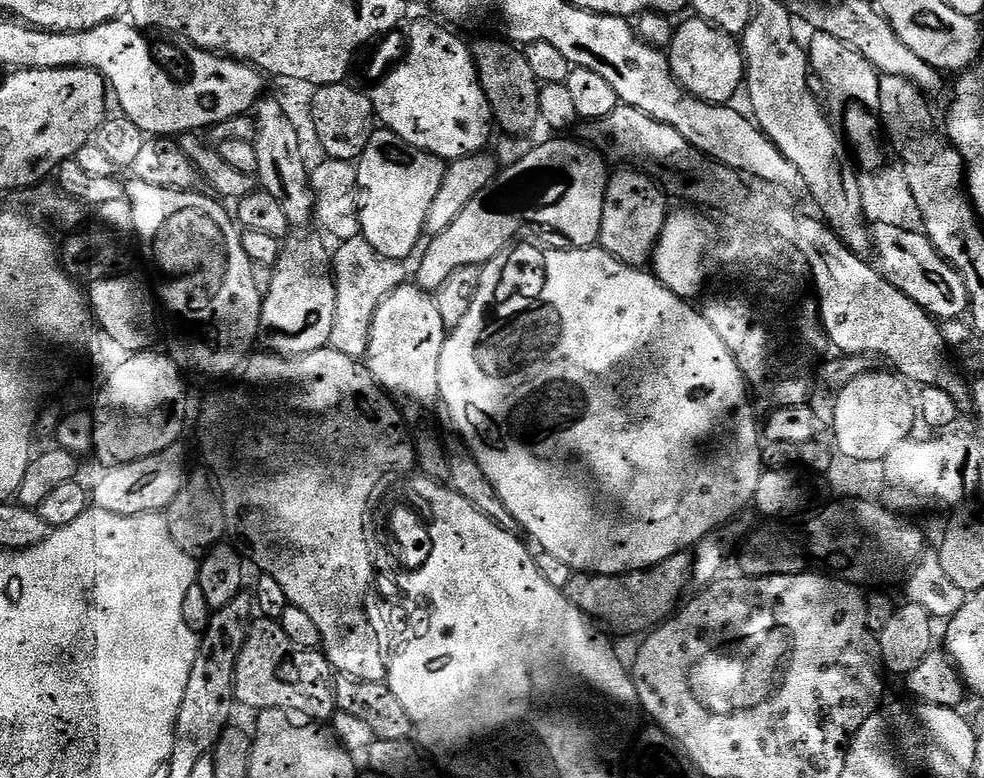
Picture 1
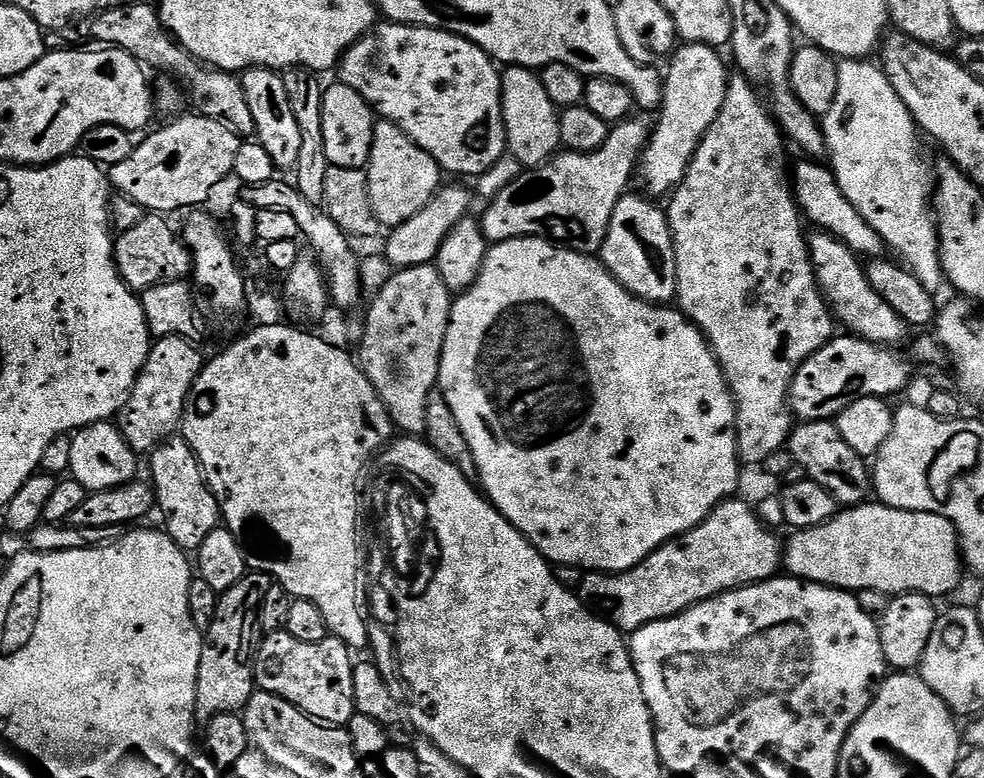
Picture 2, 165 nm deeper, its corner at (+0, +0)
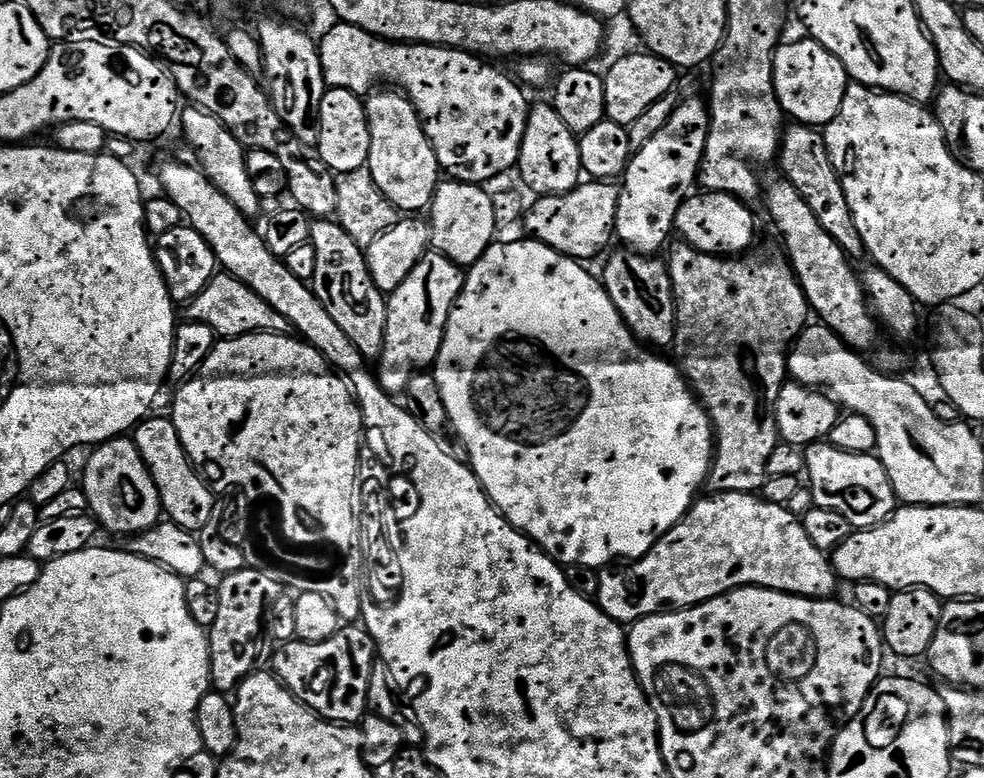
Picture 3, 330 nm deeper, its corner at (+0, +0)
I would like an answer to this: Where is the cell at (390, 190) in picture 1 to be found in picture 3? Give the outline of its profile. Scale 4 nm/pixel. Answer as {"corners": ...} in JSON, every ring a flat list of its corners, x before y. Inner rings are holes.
{"corners":[[376,90,371,93,367,97,366,107,368,109,368,125,370,126,370,154,368,155,368,163,367,168,370,170,370,174,374,178,374,182,378,186,378,190,382,190,382,194,386,194,386,198,393,204,395,208,399,208,401,213,404,214,420,214,420,212,429,207,431,205,432,199,434,198,434,194,436,193,436,187,442,183,442,169,440,163,438,162,438,158,434,154,434,150,432,149,432,144,426,138,426,134,424,133,424,127,422,126,422,122,420,121,420,116,416,113,416,107,413,106,409,101,407,95,399,90,388,90,392,92,380,92,384,90]]}

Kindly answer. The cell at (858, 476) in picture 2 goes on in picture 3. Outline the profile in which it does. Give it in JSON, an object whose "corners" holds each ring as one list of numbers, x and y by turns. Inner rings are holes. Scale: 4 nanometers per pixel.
{"corners":[[821,442,818,444,809,444,808,447,804,449,804,467,806,469,806,484,812,493,815,507,838,510,838,514,842,514,842,518,846,518,846,522,850,522,853,526,853,529,859,530,861,528,873,528,874,526,878,526,884,520,889,520,893,512,895,512,898,507,896,491,894,490,894,486,890,482,888,471,884,468,884,464,882,463,882,461,880,461,879,455,854,454,853,452,842,450,841,448,835,448,835,446,833,446,830,442]]}

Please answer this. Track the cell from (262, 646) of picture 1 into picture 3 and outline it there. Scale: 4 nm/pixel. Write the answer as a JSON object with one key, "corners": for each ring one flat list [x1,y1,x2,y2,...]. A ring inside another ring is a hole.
{"corners":[[344,626,326,642,290,640,279,645,271,671,303,702,326,720,359,725,369,715,372,668,378,663,376,643,363,626]]}

